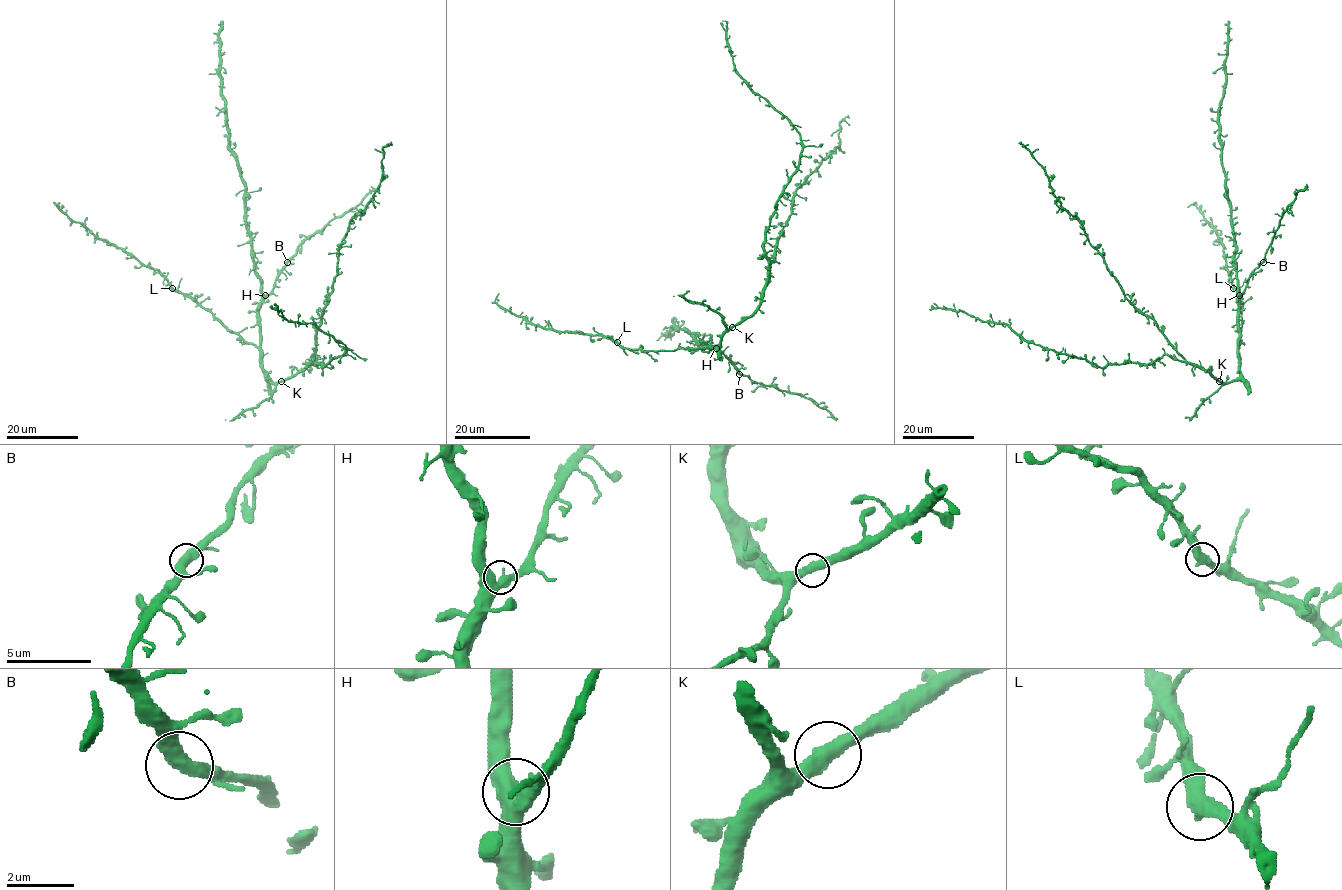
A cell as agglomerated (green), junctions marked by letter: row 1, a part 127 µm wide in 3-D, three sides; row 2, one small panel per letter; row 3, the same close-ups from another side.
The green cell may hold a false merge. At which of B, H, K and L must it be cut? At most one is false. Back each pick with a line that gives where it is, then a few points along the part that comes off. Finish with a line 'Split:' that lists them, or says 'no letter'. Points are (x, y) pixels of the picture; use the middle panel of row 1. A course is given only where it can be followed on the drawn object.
Split: no letter

